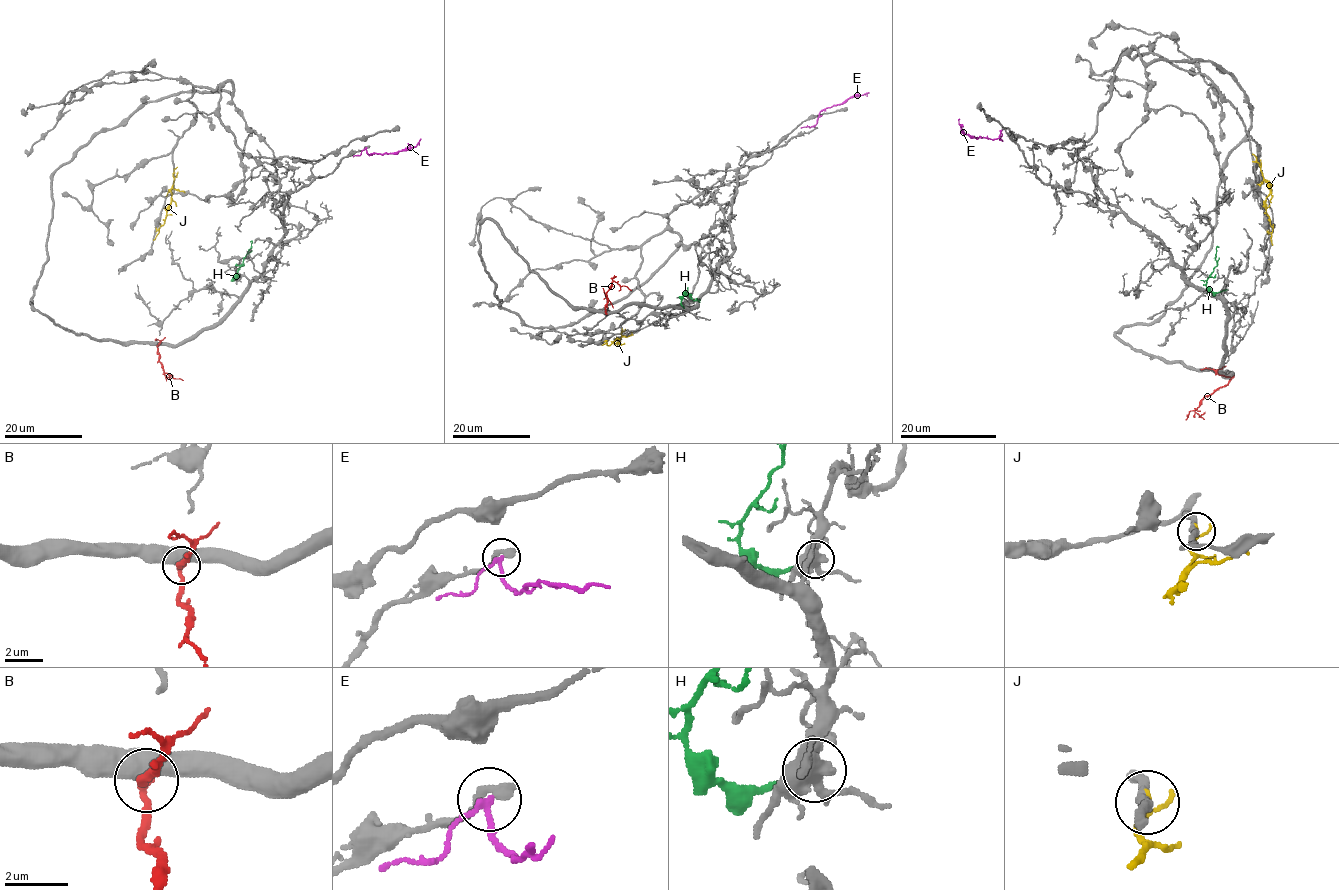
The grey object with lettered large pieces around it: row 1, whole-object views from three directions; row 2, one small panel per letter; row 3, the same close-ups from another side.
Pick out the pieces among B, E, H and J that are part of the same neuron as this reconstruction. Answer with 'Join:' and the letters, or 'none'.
Join: E

